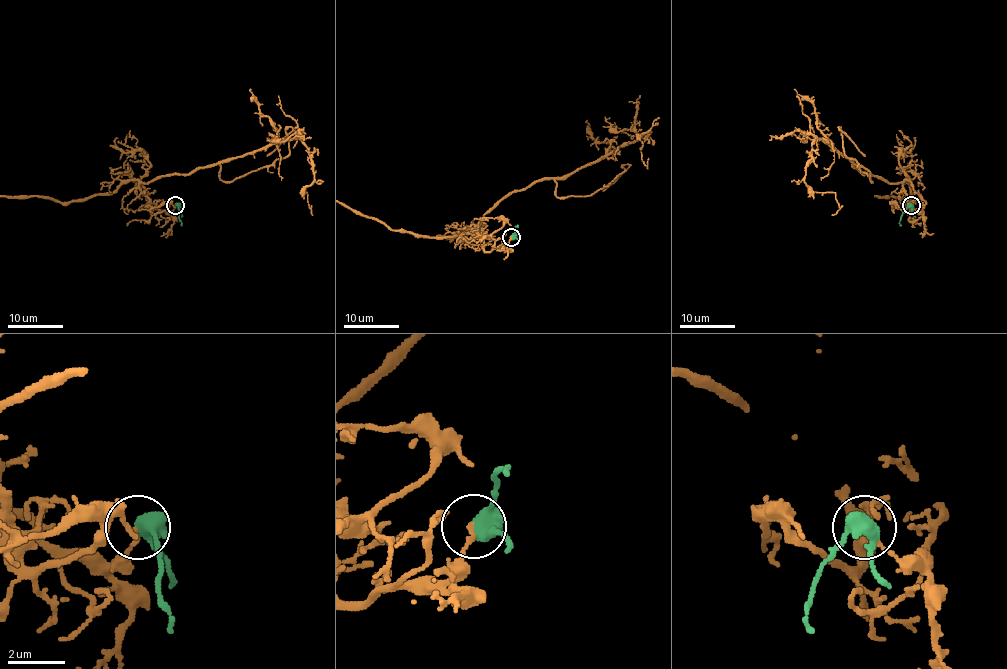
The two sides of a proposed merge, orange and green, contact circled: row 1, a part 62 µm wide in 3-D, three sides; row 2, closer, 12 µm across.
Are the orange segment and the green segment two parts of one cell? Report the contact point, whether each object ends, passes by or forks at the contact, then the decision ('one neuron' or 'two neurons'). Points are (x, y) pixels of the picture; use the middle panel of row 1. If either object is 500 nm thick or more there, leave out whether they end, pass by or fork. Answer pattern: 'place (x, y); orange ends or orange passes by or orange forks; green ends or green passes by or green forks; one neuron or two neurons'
place (511, 237); orange ends; green passes by; two neurons

